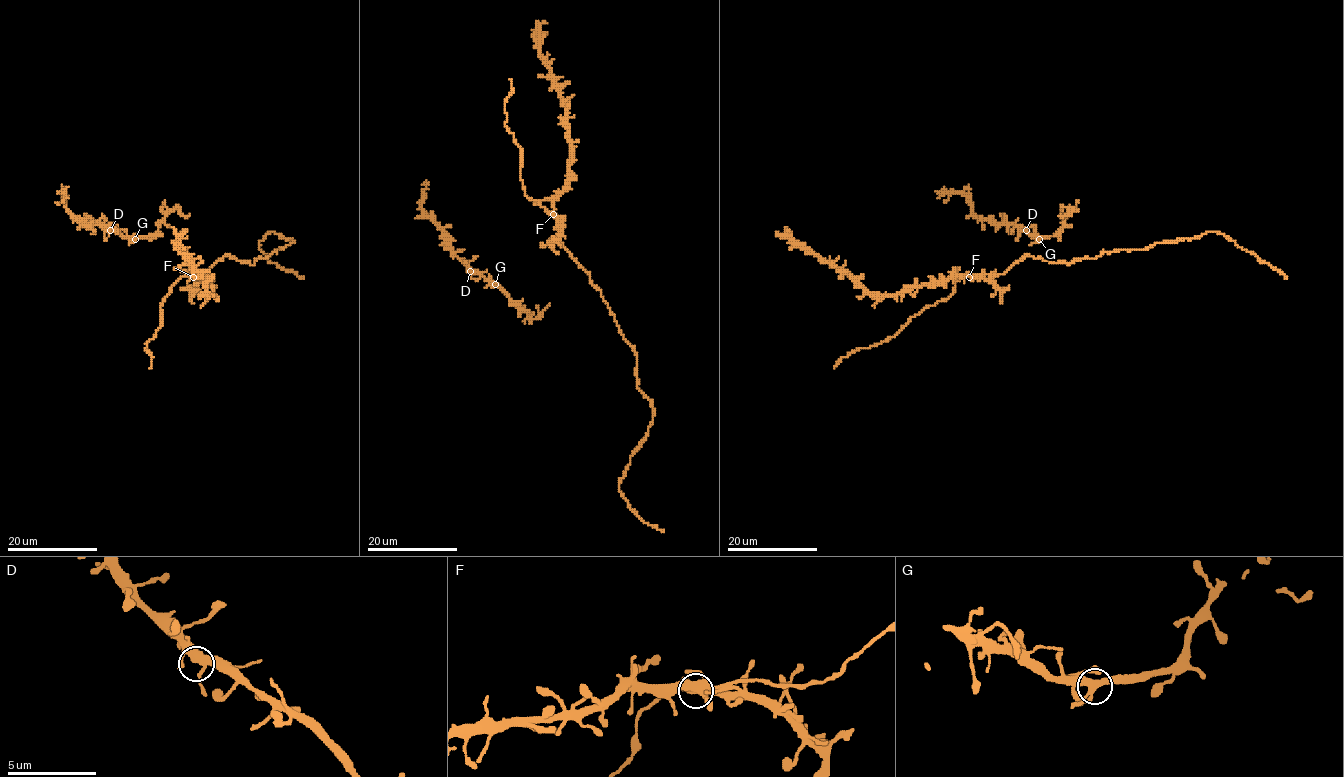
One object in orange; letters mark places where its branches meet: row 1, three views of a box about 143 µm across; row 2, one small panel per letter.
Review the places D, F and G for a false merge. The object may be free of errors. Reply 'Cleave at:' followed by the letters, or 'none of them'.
Cleave at: none of them

